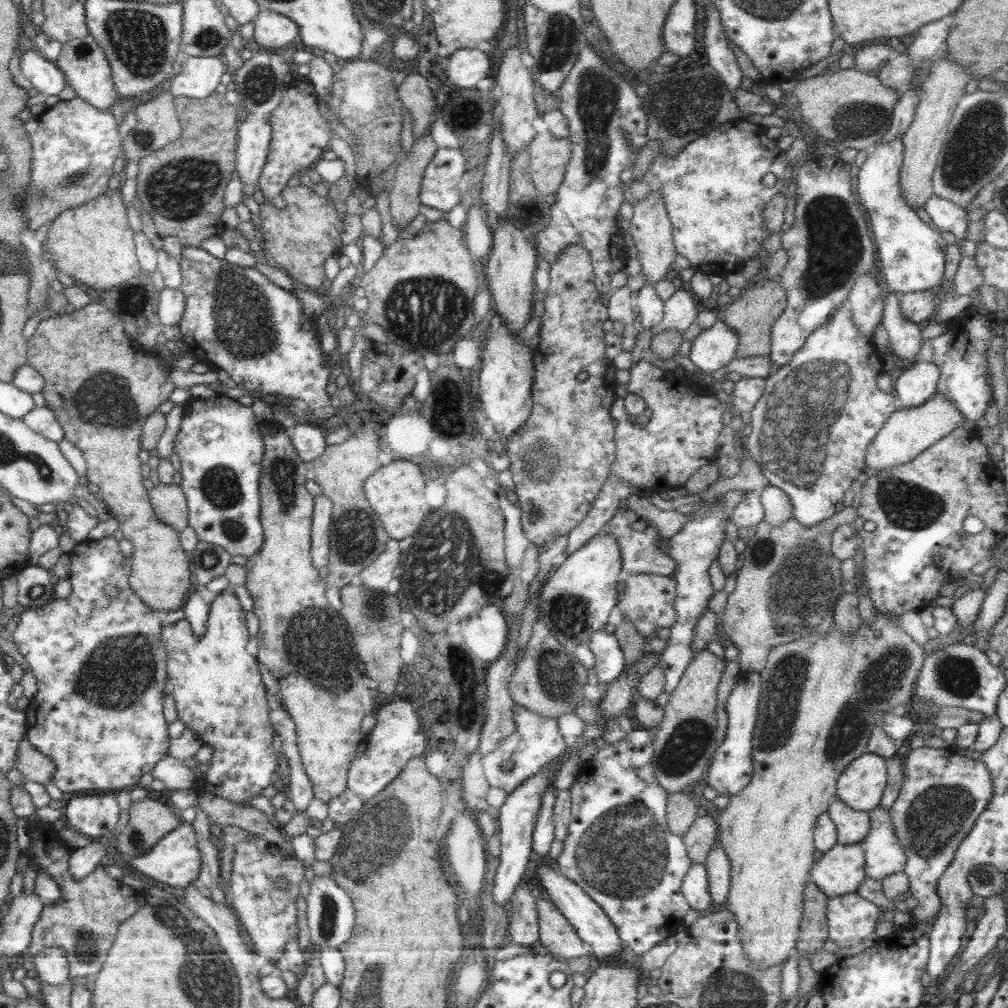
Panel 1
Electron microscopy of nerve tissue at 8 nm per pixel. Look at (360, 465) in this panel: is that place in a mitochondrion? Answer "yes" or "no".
no

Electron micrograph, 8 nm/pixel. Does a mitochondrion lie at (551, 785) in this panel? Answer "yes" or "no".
no

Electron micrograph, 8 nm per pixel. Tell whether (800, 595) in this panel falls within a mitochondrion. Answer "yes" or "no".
yes

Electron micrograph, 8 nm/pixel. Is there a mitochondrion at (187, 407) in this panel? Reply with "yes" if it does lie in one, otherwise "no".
no

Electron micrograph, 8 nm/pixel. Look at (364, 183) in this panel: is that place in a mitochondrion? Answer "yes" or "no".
no

